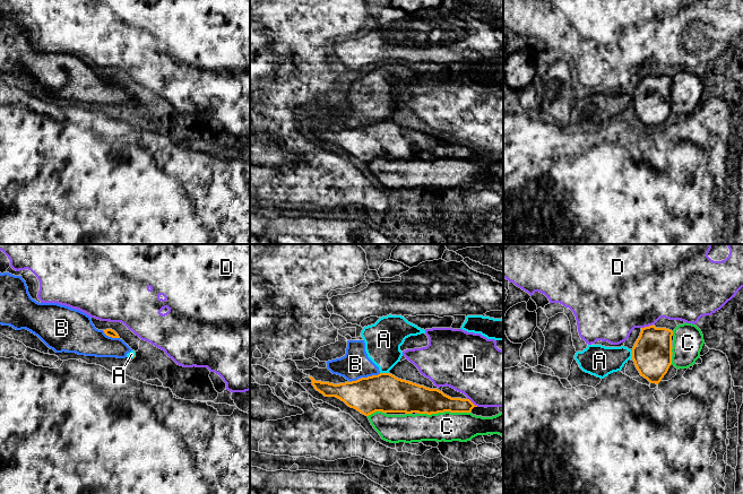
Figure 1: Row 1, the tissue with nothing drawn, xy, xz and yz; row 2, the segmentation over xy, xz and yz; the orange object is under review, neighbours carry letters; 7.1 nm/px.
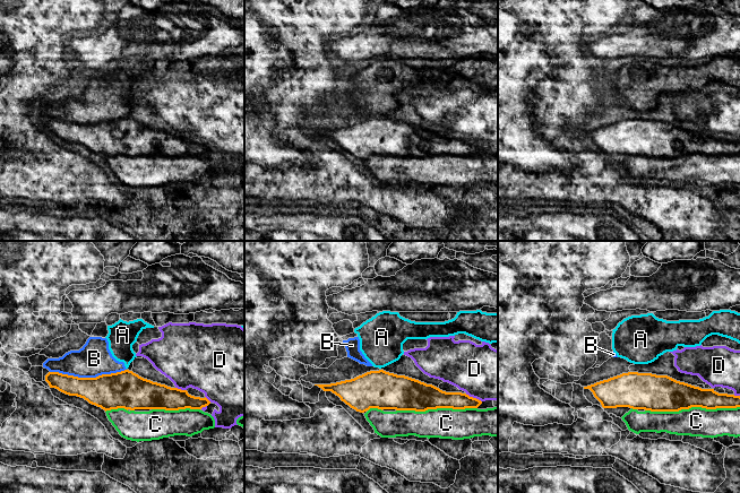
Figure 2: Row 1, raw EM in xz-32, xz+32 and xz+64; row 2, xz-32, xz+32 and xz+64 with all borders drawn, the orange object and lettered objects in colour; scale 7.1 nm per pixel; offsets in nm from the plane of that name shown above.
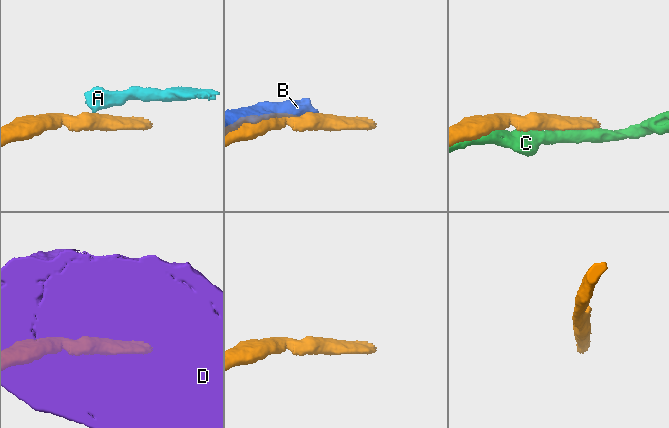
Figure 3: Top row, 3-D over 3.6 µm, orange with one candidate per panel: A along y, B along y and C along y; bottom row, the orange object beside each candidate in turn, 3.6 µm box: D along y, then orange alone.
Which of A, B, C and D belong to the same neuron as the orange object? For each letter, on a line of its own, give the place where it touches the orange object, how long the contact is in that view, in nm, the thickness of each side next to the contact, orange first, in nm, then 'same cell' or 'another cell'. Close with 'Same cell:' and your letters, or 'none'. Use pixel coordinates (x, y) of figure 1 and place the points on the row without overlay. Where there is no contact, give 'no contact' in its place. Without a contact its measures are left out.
A: contact xz (385, 120); length 60 nm; calibres 280 and 260 nm; another cell
B: contact xz (365, 124); length 220 nm; calibres 280 and 200 nm; another cell
C: contact xz (443, 158); length 360 nm; calibres 200 and 220 nm; another cell
D: contact yz (647, 74); length 90 nm; calibres 280 and 480 nm; another cell
Same cell: none

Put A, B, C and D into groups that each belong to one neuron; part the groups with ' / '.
A B / C / D

